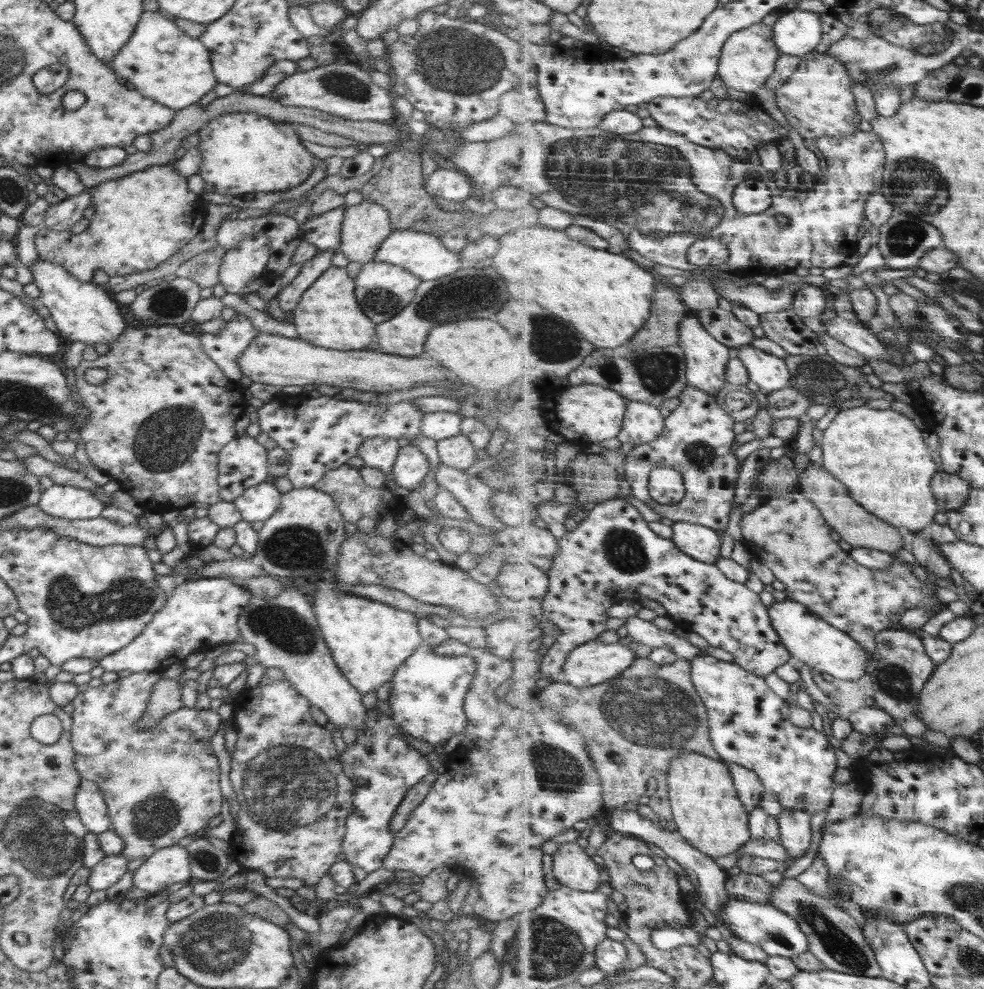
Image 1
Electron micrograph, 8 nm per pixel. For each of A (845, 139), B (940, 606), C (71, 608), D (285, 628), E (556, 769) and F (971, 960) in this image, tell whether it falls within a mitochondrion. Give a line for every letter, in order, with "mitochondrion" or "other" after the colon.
A: other
B: other
C: mitochondrion
D: mitochondrion
E: mitochondrion
F: mitochondrion

